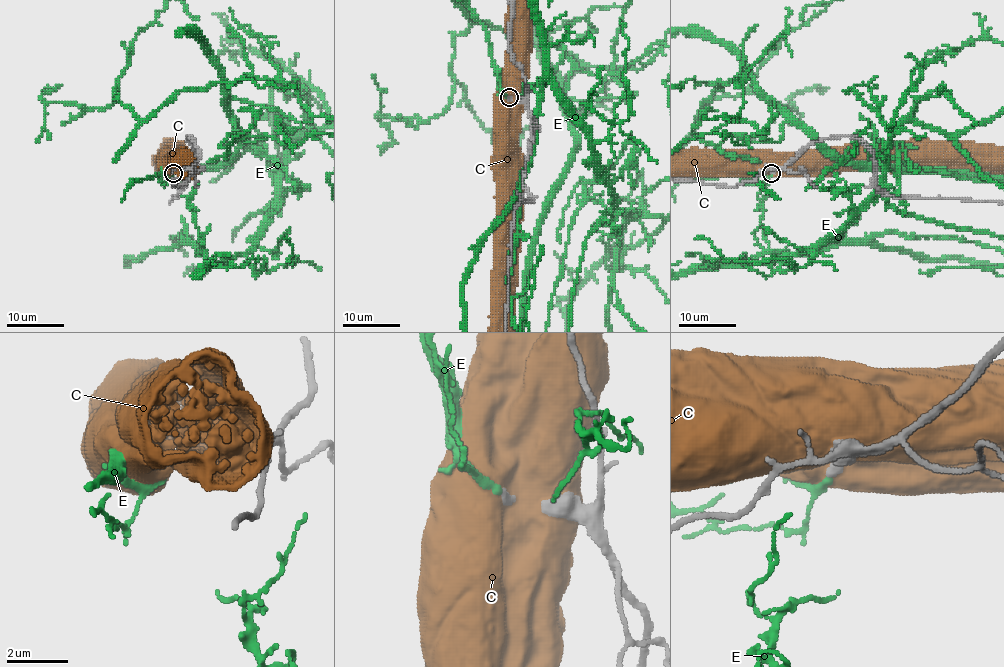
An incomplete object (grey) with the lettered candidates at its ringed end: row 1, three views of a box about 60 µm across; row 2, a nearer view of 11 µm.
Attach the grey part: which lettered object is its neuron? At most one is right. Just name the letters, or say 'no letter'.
E

